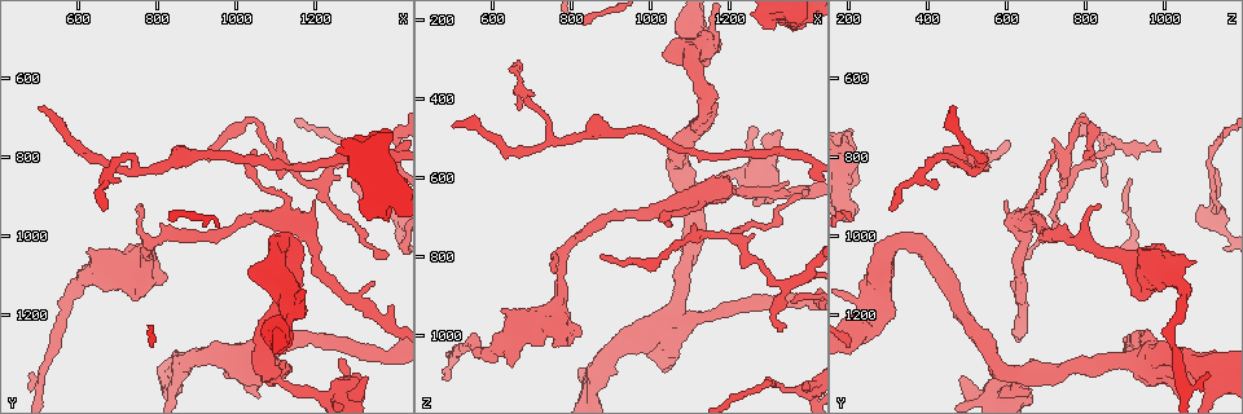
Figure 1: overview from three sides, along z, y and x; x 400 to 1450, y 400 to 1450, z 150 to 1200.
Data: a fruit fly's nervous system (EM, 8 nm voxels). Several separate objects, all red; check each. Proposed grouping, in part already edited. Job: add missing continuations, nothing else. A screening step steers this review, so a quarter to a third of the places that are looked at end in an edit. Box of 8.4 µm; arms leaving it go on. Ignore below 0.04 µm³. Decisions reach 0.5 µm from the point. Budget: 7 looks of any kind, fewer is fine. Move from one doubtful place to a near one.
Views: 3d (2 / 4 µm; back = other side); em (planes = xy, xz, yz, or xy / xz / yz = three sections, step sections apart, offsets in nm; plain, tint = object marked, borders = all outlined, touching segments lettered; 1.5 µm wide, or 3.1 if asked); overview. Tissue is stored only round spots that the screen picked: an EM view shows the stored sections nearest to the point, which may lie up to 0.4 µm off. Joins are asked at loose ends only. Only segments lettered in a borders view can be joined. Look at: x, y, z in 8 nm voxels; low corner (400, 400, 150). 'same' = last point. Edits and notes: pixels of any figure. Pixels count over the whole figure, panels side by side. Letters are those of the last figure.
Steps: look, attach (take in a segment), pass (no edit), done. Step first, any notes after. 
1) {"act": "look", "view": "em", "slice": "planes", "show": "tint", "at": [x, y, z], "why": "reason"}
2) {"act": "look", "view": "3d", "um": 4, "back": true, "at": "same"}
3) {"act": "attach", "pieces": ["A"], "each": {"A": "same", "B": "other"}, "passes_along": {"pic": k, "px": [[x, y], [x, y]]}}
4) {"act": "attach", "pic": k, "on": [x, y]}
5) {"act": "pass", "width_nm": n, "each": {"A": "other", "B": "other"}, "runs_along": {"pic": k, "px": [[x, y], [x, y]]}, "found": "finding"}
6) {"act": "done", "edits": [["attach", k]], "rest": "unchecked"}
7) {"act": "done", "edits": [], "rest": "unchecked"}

{"act": "look", "view": "3d", "um": 2, "at": [495, 1345, 1110], "why": "tapers out"}

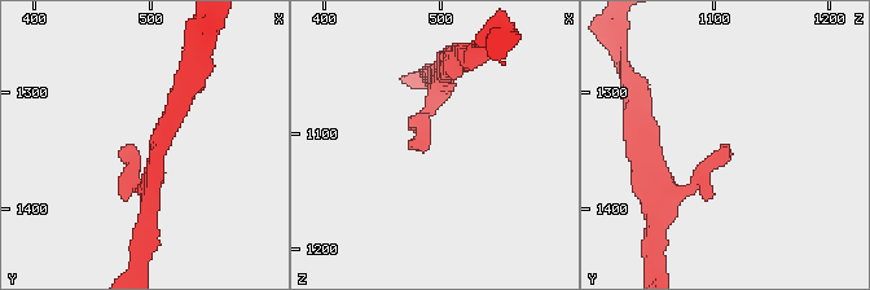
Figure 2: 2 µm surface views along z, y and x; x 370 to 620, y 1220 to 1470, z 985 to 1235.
{"act": "look", "view": "em", "slice": "planes", "show": "borders", "at": [484, 1346, 1108], "why": "shape alone is not enough"}

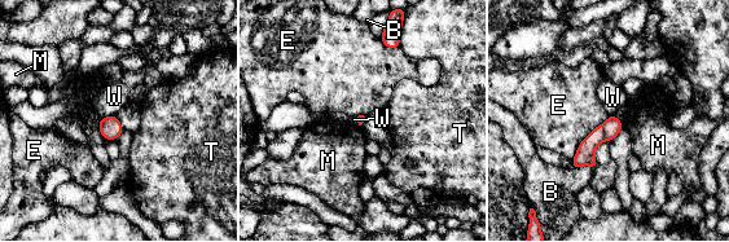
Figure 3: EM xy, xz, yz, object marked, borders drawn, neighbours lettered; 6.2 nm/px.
{"act": "pass", "each": {"B": "other", "E": "other", "M": "other", "T": "other", "W": "other"}, "border": {"pic": 3, "px": [[610, 115], [579, 144], [571, 158]]}, "found": "none of them fits"}

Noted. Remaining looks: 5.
{"act": "look", "view": "3d", "um": 4, "at": [500, 680, 475], "why": "branch stops here"}

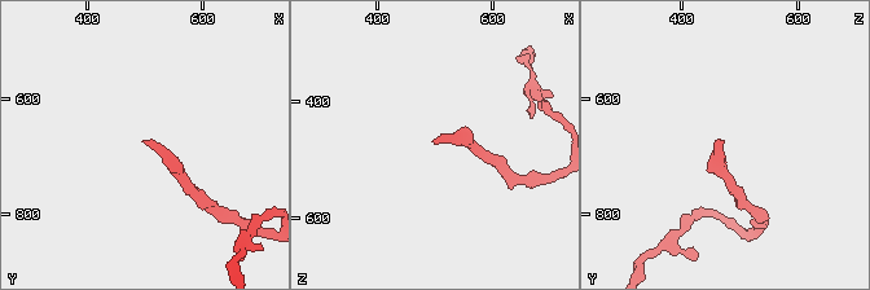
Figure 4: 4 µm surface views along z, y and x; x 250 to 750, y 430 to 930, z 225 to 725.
{"act": "look", "view": "em", "slice": "planes", "show": "borders", "at": [500, 670, 470]}

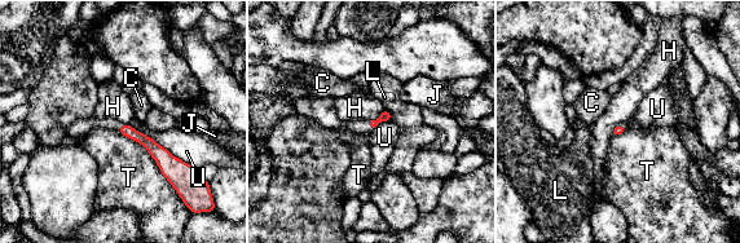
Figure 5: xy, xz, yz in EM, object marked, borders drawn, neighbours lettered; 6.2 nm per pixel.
{"act": "pass", "each": {"C": "other", "H": "other", "J": "other", "L": "other", "T": "other", "U": "other"}, "border": {"pic": 5, "px": [[386, 109], [370, 120]]}, "found": "none of them fits"}

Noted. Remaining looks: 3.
{"act": "look", "view": "em", "slice": "planes", "show": "plain", "at": [1325, 1350, 490], "why": "stops while still wide"}

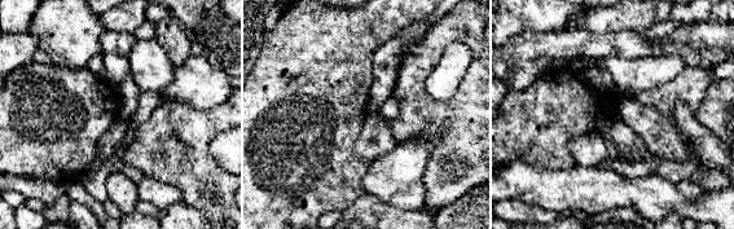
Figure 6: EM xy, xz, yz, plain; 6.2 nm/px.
{"act": "look", "view": "em", "slice": "planes", "show": "borders", "at": "same"}

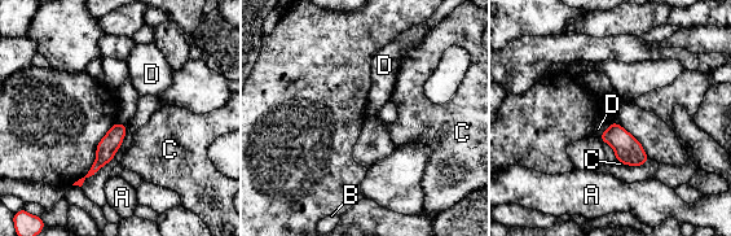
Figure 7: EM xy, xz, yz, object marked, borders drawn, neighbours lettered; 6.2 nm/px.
{"act": "pass", "each": {"A": "other", "B": "other", "C": "other", "D": "other"}, "border": {"pic": 7, "px": [[611, 123], [599, 136]]}, "found": "no lettered segment goes on from it"}

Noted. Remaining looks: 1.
{"act": "done", "edits": [], "rest": "unchecked"}

